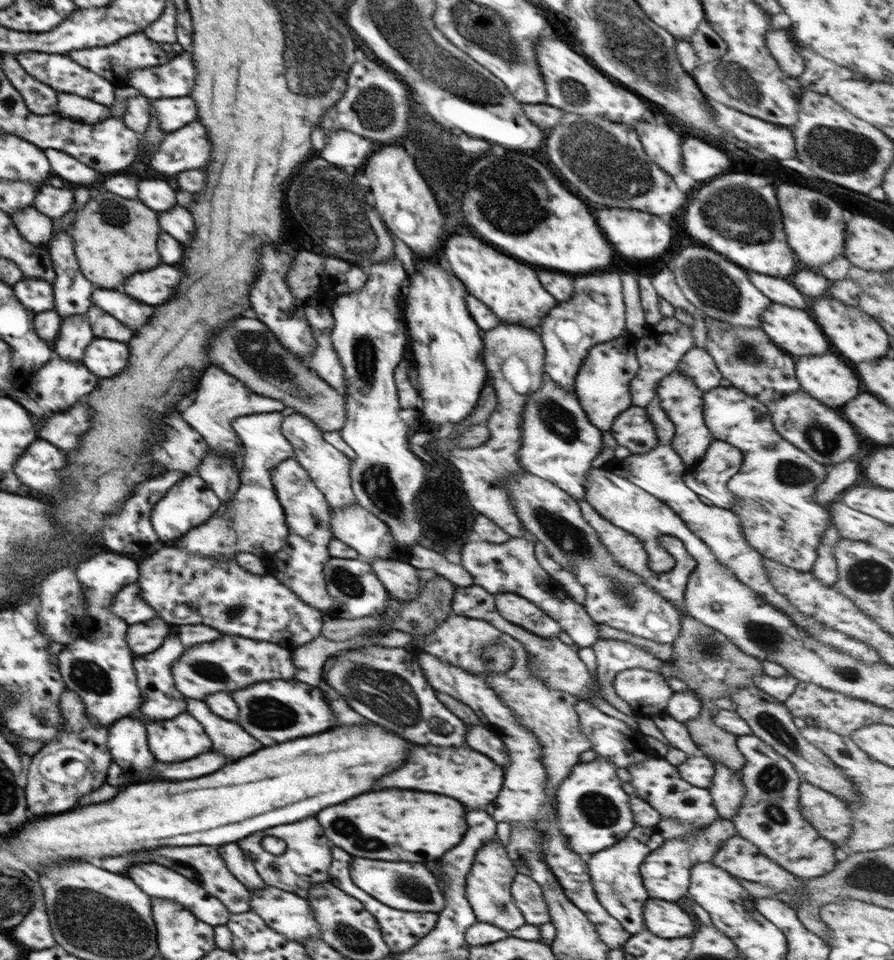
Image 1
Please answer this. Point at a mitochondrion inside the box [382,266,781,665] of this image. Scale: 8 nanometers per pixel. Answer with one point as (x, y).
(567, 538)

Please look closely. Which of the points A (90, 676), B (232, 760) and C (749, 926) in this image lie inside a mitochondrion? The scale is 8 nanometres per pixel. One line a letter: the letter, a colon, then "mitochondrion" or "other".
A: mitochondrion
B: other
C: other

